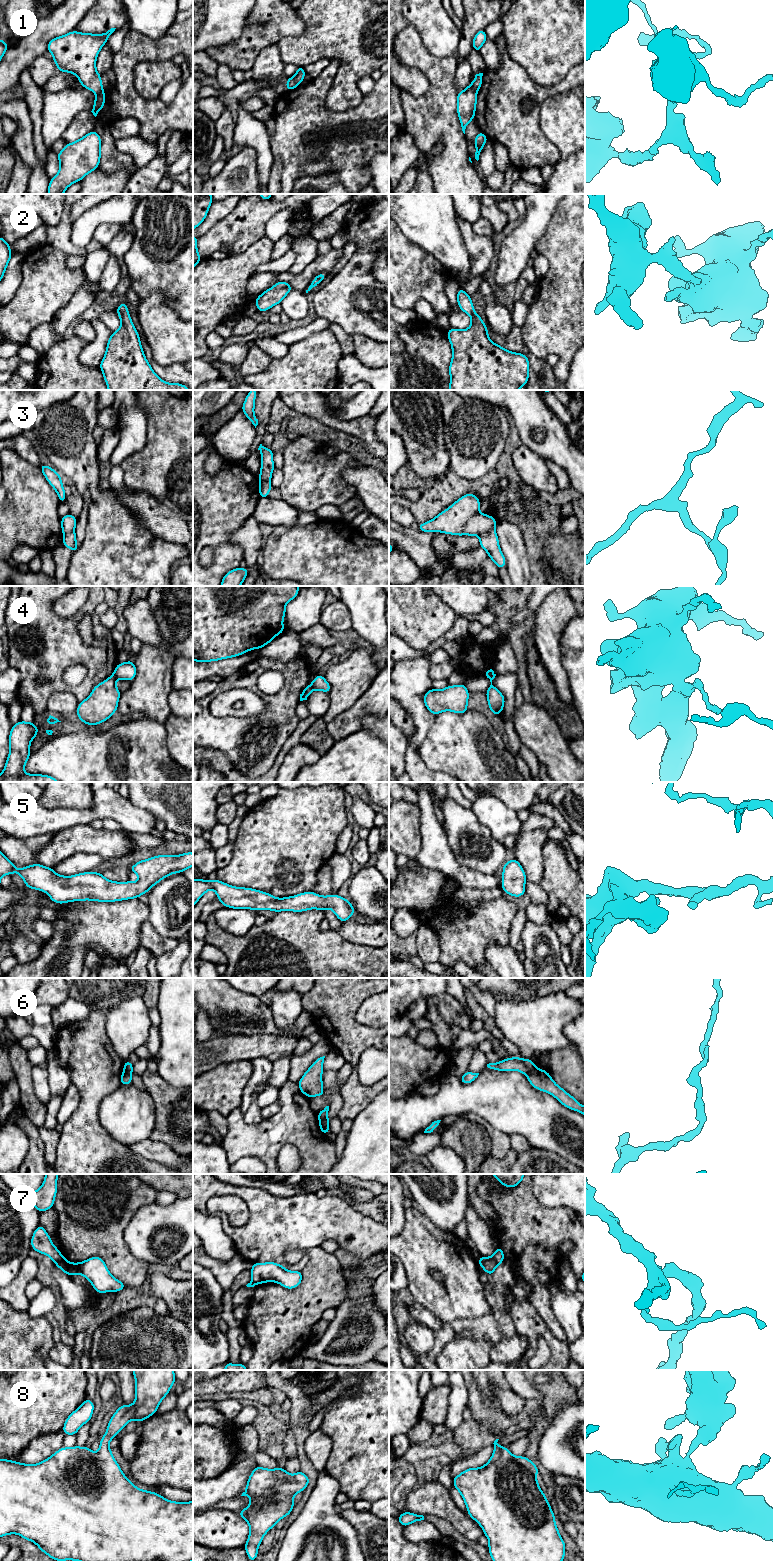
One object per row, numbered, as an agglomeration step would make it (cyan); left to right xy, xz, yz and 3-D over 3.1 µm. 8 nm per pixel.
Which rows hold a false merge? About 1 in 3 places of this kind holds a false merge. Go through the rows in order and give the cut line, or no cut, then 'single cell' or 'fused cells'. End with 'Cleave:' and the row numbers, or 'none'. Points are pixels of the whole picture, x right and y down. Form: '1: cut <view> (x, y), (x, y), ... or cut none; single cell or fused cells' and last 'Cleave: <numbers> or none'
1: cut yz (468, 86), (476, 91); fused cells
2: cut none; single cell
3: cut yz (493, 527), (478, 535); fused cells
4: cut yz (495, 674), (489, 678); fused cells
5: cut none; single cell
6: cut xy (131, 1071), (123, 1072); fused cells
7: cut xy (62, 1255), (55, 1264); fused cells
8: cut none; single cell
Cleave: 1, 3, 4, 6, 7

